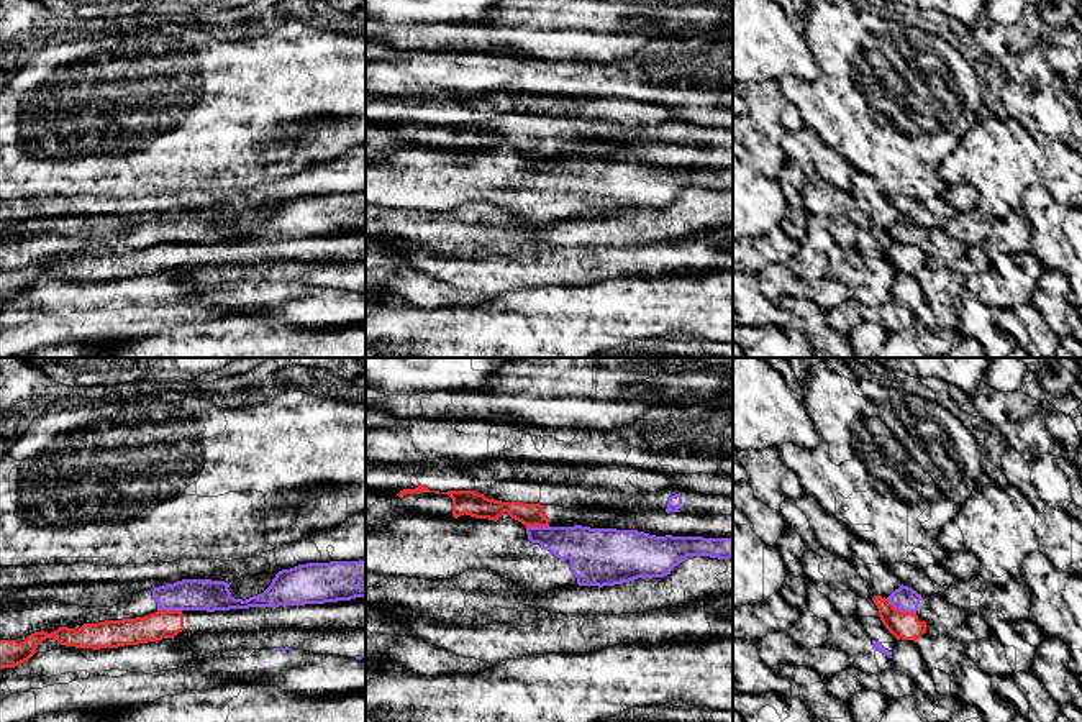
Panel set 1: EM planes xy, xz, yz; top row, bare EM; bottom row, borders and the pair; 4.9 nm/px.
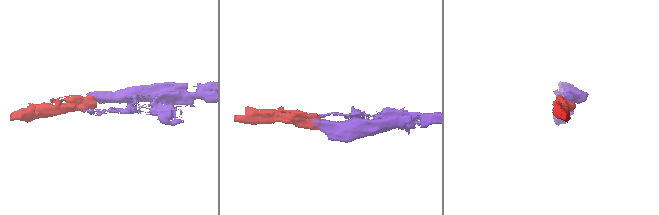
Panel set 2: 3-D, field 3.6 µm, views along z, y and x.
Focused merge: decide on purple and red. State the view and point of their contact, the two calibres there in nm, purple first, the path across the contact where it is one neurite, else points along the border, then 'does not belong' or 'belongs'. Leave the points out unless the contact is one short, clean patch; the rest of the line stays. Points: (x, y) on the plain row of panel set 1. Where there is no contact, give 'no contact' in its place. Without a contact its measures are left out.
meets purple in yz at (900, 242); 120 nm thick on the purple side, 140 nm on the other; border along yz (887, 230), (895, 240), (915, 246); does not belong

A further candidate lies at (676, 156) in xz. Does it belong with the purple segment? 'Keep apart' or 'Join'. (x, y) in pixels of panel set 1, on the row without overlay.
Keep apart

